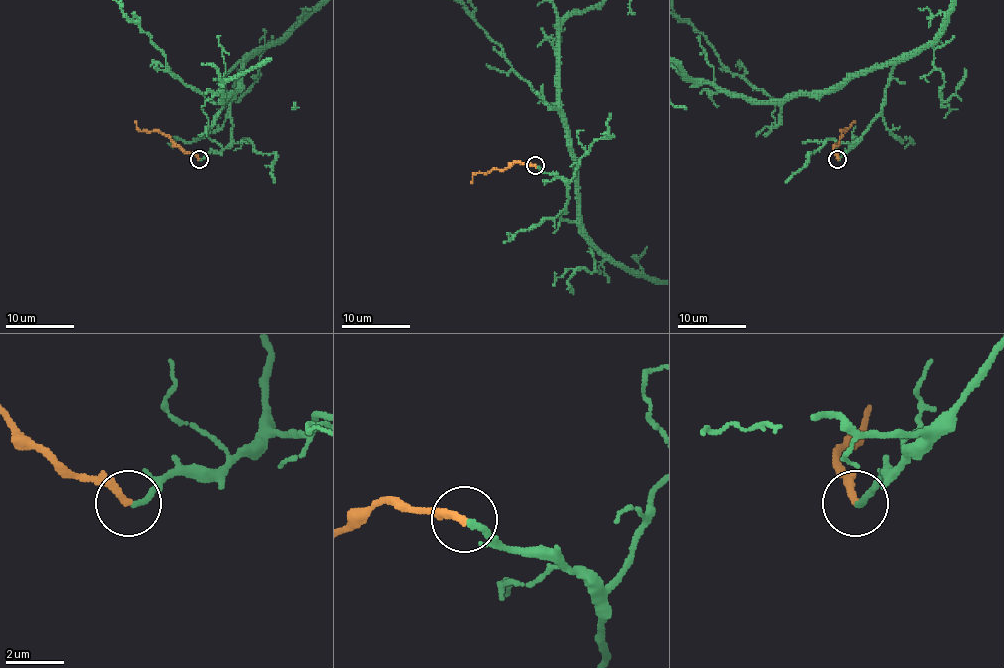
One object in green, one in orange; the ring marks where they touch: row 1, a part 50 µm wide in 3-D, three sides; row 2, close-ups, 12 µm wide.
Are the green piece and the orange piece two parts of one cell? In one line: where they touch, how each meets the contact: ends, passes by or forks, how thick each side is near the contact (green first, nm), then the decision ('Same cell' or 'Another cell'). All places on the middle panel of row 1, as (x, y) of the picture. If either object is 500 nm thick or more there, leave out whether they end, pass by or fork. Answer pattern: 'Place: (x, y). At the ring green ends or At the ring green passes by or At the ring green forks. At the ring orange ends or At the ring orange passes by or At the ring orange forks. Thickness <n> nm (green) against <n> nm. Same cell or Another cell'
Place: (535, 165). At the ring green ends. At the ring orange ends. Thickness 200 nm (green) against 280 nm. Same cell

